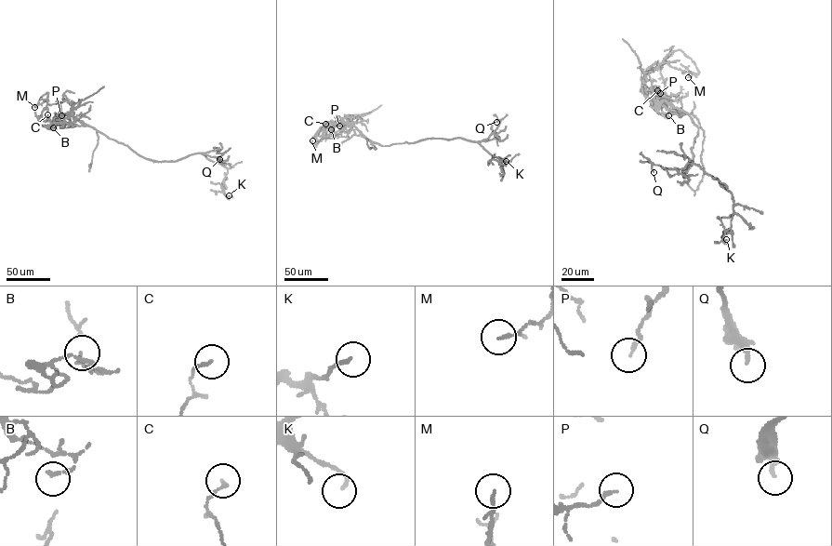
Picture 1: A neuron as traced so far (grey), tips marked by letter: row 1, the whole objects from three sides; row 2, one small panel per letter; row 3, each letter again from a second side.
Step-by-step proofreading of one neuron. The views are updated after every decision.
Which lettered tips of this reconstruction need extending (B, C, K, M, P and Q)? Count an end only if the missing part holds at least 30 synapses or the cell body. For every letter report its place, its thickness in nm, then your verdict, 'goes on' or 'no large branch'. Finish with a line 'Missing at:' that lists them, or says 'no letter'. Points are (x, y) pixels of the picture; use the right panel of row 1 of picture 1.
B: (668, 115) | 140 nm | no large branch
C: (657, 90) | 140 nm | no large branch
K: (726, 239) | 140 nm | no large branch
M: (688, 77) | 90 nm | no large branch
P: (660, 93) | 150 nm | no large branch
Q: (653, 172) | 240 nm | no large branch
Missing at: no letter

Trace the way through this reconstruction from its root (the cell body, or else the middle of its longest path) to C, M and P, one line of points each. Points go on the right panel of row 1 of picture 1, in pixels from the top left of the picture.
C: (693, 144), (698, 127), (686, 113), (665, 100), (657, 108), (653, 105), (657, 106), (654, 109), (657, 90)
M: (693, 144), (692, 118), (653, 105), (668, 101), (660, 71), (674, 51), (695, 65), (688, 77)
P: (693, 144), (698, 127), (693, 119), (665, 100), (657, 108), (647, 97), (650, 92), (660, 93)

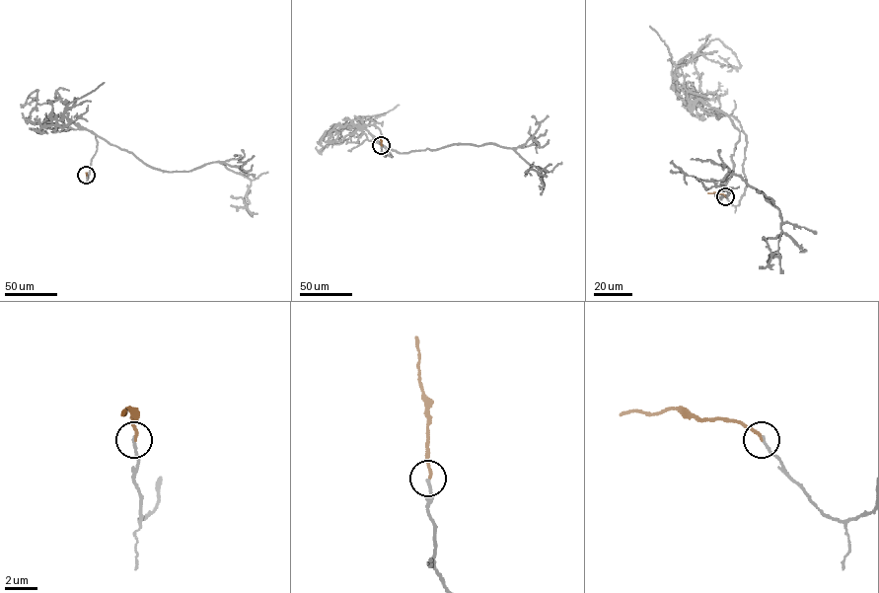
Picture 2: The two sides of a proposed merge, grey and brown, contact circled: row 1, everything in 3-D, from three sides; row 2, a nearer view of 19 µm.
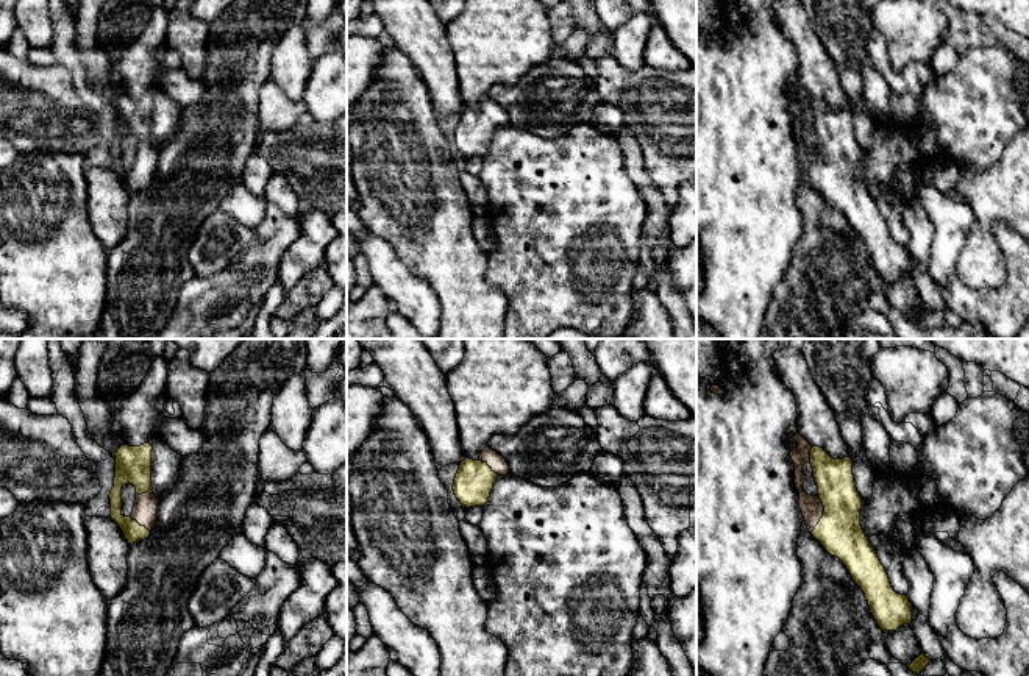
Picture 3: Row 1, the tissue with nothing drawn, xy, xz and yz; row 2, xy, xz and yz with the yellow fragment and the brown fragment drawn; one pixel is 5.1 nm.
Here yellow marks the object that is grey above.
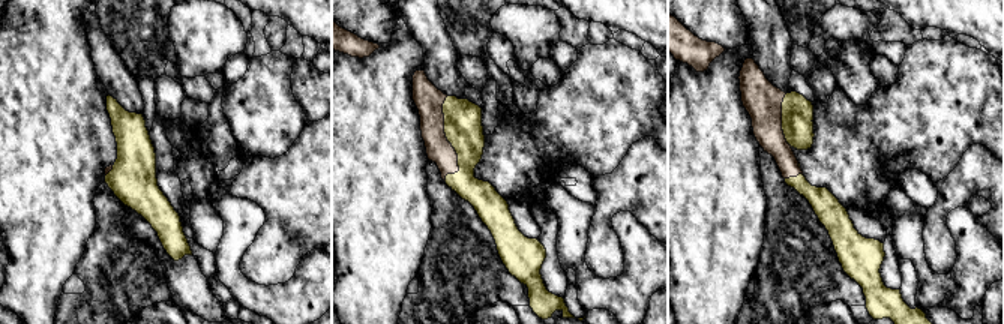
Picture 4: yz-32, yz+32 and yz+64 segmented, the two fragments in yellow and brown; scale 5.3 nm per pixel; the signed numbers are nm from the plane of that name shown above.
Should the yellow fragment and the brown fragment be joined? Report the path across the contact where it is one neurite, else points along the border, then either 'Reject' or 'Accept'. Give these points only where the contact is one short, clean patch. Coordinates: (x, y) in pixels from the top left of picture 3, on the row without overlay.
Path across: yz (839, 180), (823, 164), (812, 160). Accept

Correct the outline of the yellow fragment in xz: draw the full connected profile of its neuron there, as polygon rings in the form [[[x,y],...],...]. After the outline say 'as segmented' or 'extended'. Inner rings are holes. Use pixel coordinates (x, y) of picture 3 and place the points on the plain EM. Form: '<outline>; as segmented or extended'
[[[486,97],[478,111],[465,108],[454,128],[453,141],[464,158],[484,156],[498,126],[509,125],[506,109]]]; extended

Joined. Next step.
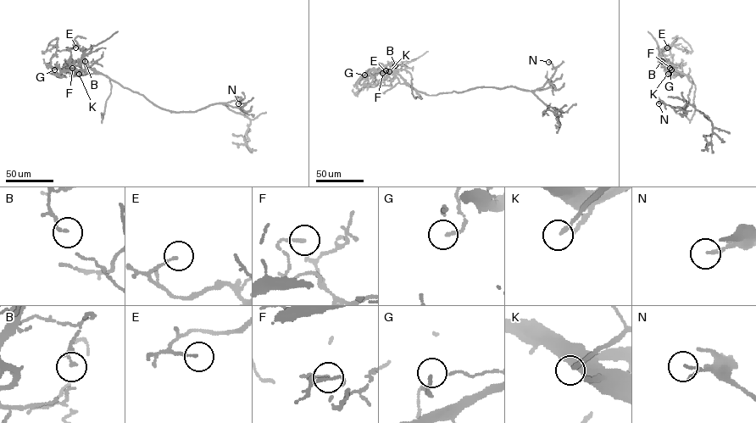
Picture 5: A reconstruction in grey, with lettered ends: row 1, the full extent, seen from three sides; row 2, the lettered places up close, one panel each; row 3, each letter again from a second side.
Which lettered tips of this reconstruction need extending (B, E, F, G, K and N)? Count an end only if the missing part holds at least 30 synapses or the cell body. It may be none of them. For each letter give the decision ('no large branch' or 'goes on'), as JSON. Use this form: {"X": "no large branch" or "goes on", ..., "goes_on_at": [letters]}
{"B": "no large branch", "E": "no large branch", "F": "no large branch", "G": "no large branch", "K": "goes on", "N": "no large branch", "goes_on_at": ["K"]}

